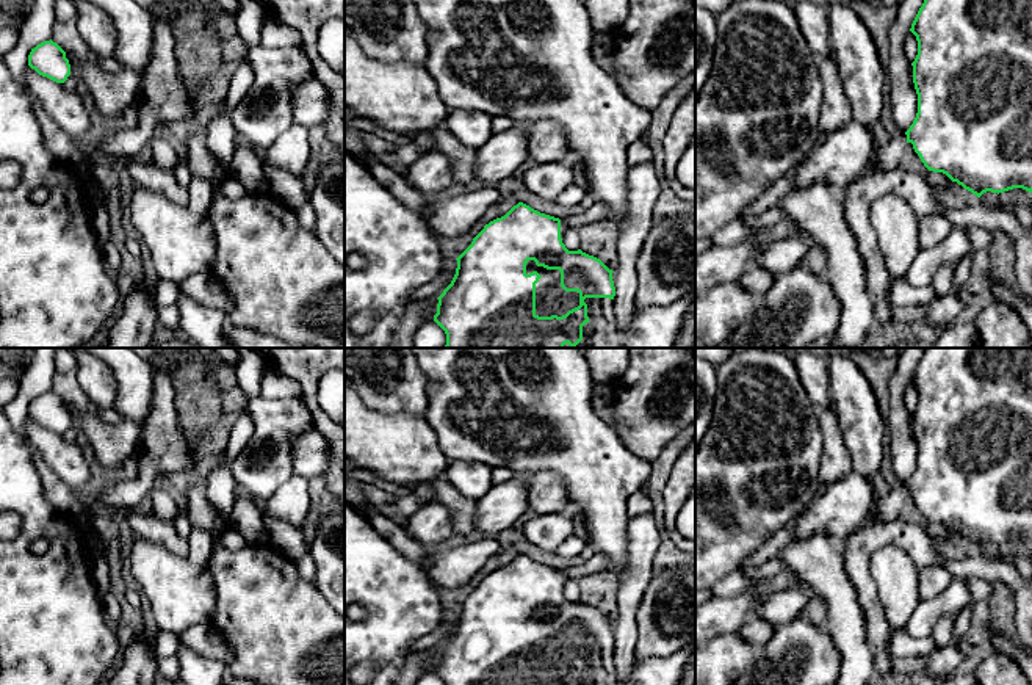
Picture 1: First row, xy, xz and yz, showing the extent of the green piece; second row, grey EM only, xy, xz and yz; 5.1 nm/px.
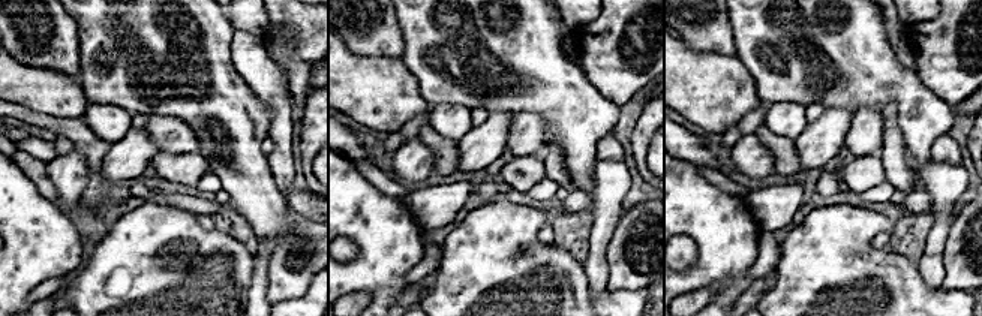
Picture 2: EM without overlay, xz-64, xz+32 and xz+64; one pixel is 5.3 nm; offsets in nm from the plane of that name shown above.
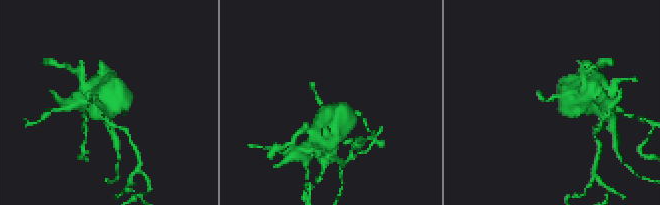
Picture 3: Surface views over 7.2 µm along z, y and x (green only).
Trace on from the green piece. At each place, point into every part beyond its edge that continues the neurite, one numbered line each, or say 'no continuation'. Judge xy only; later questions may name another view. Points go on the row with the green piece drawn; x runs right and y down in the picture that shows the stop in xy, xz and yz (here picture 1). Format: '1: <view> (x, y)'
no continuation

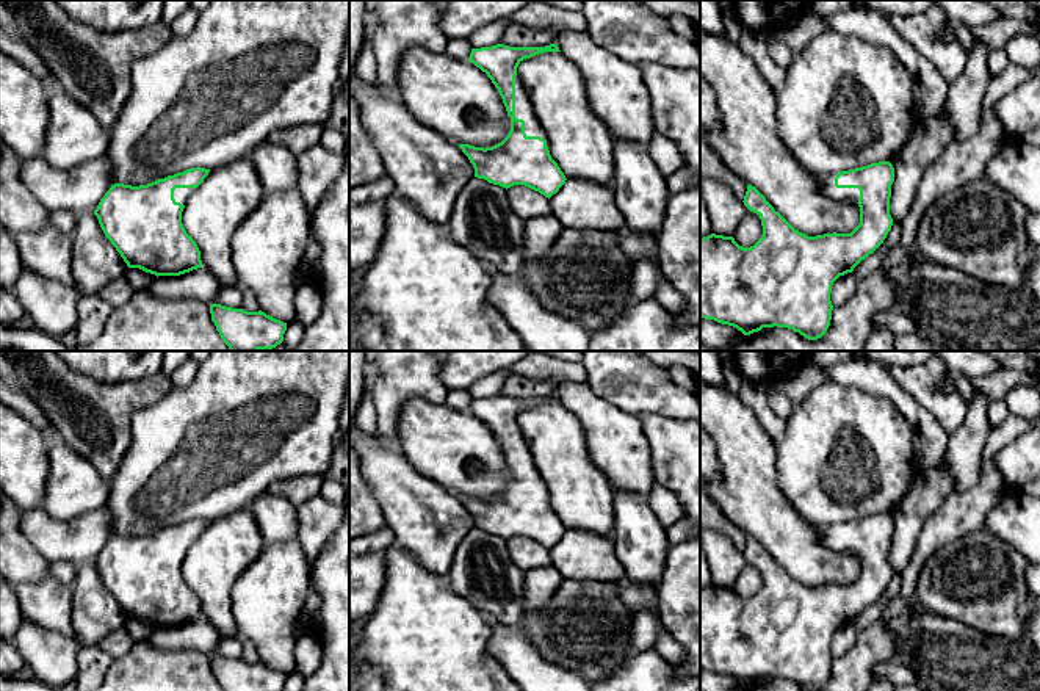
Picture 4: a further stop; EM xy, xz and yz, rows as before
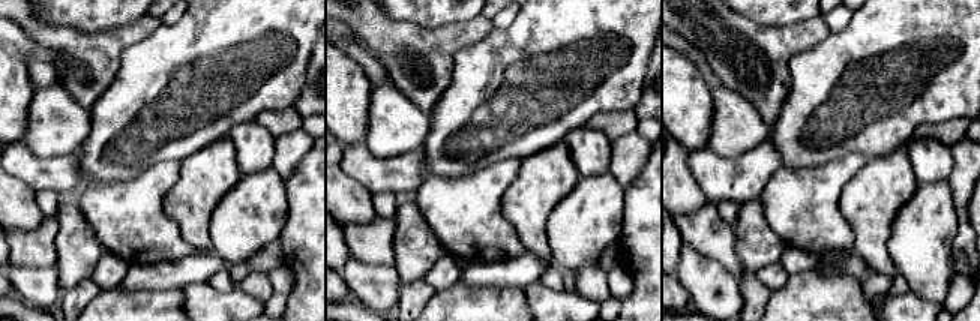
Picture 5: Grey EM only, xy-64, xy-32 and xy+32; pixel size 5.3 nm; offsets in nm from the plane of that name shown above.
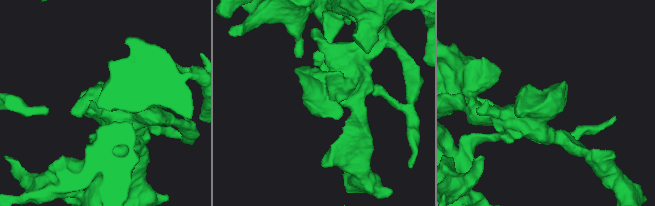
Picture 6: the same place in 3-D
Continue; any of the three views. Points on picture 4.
1: xz (523, 110)

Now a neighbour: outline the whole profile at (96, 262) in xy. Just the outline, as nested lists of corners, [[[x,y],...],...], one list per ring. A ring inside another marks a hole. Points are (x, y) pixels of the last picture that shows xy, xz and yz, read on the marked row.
[[[94,212],[77,215],[72,232],[72,273],[78,296],[99,295],[127,268],[121,254],[105,237]]]

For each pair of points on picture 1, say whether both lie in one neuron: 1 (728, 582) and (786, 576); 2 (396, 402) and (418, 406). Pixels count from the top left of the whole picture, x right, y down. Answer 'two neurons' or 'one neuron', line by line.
1: one neuron
2: one neuron

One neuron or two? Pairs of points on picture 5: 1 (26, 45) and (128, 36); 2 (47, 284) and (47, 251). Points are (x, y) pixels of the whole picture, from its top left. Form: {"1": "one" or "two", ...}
{"1": "two", "2": "two"}

